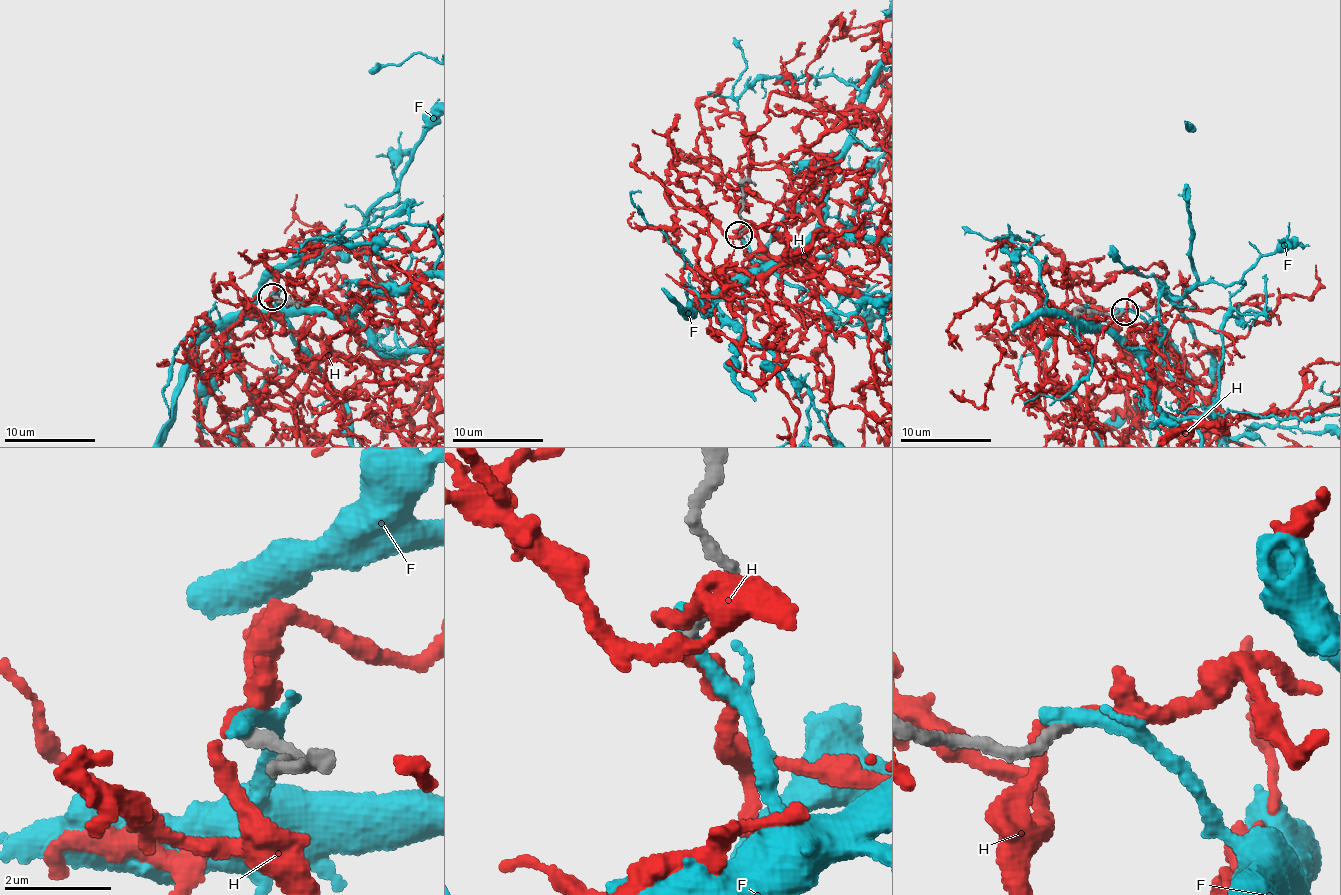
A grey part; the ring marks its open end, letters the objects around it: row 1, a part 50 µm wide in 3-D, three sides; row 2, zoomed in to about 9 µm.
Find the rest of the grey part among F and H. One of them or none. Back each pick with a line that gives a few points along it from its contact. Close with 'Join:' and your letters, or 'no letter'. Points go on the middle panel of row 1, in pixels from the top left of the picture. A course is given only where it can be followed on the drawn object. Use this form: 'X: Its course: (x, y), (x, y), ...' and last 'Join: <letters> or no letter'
Join: no letter

